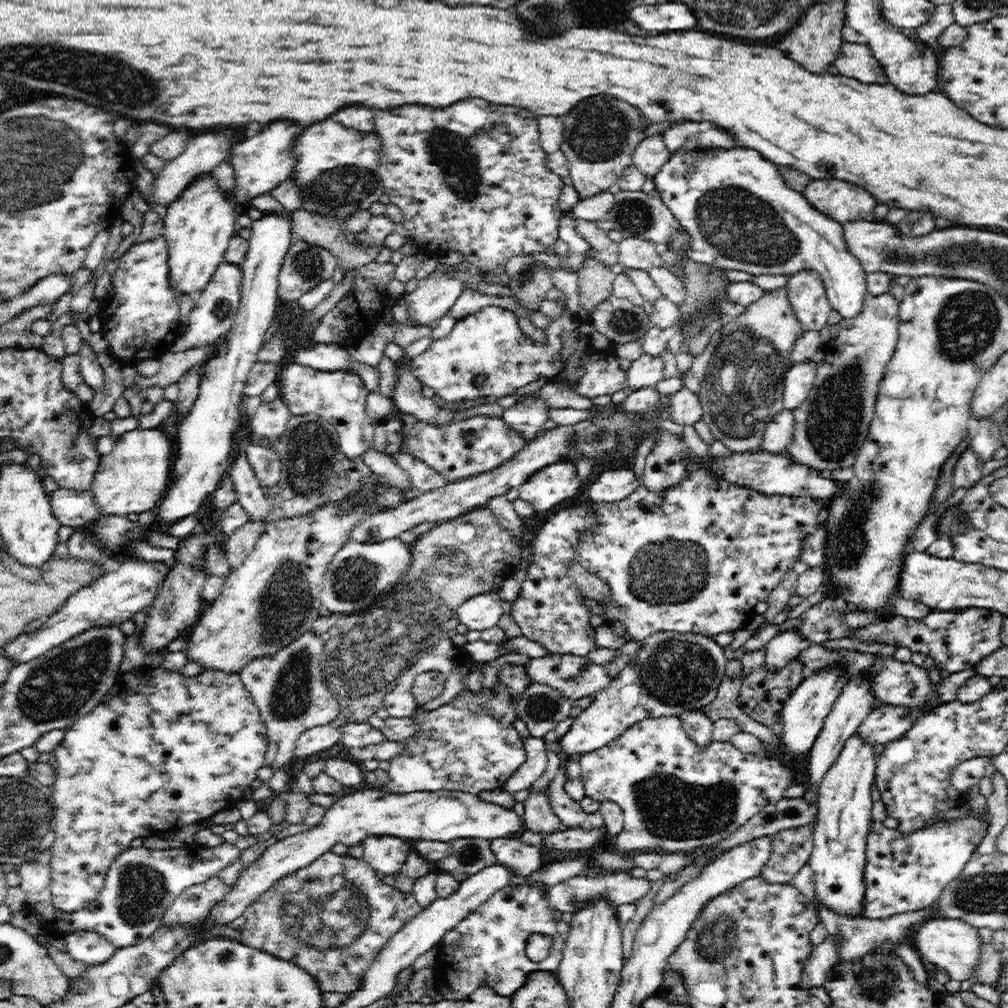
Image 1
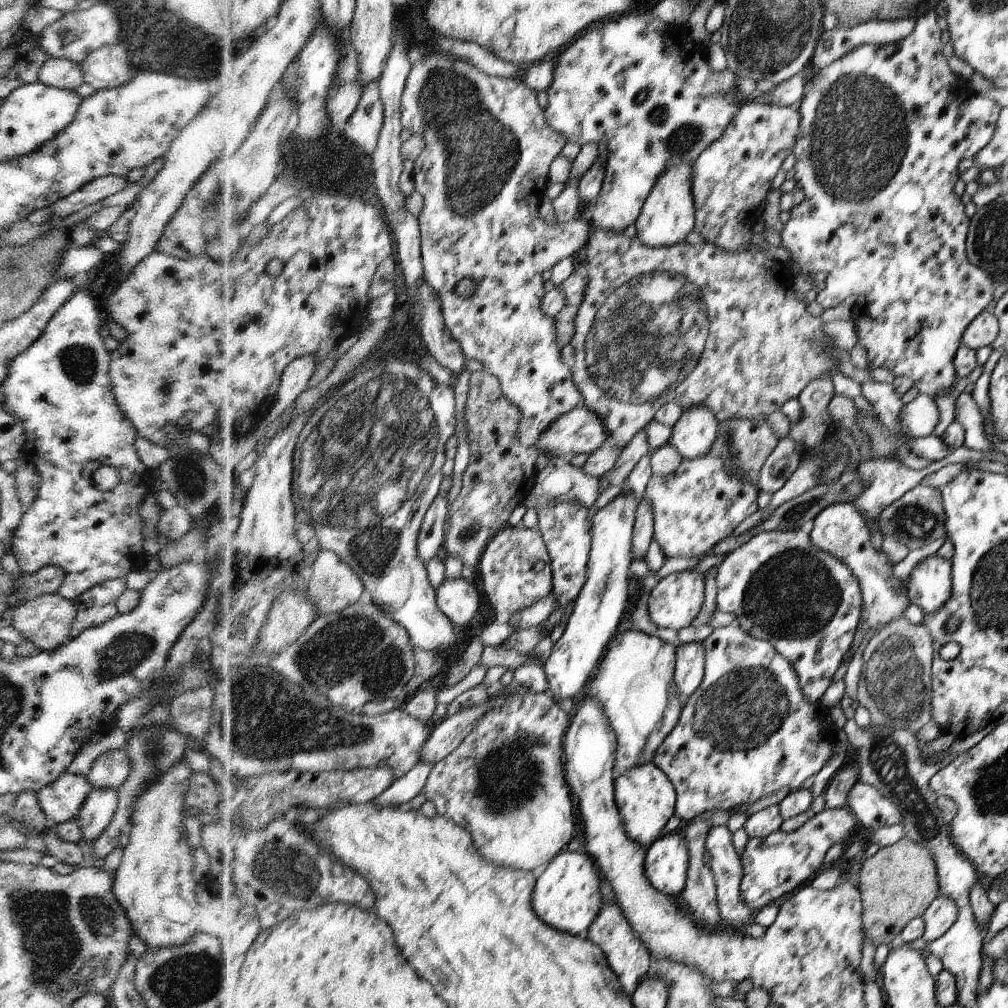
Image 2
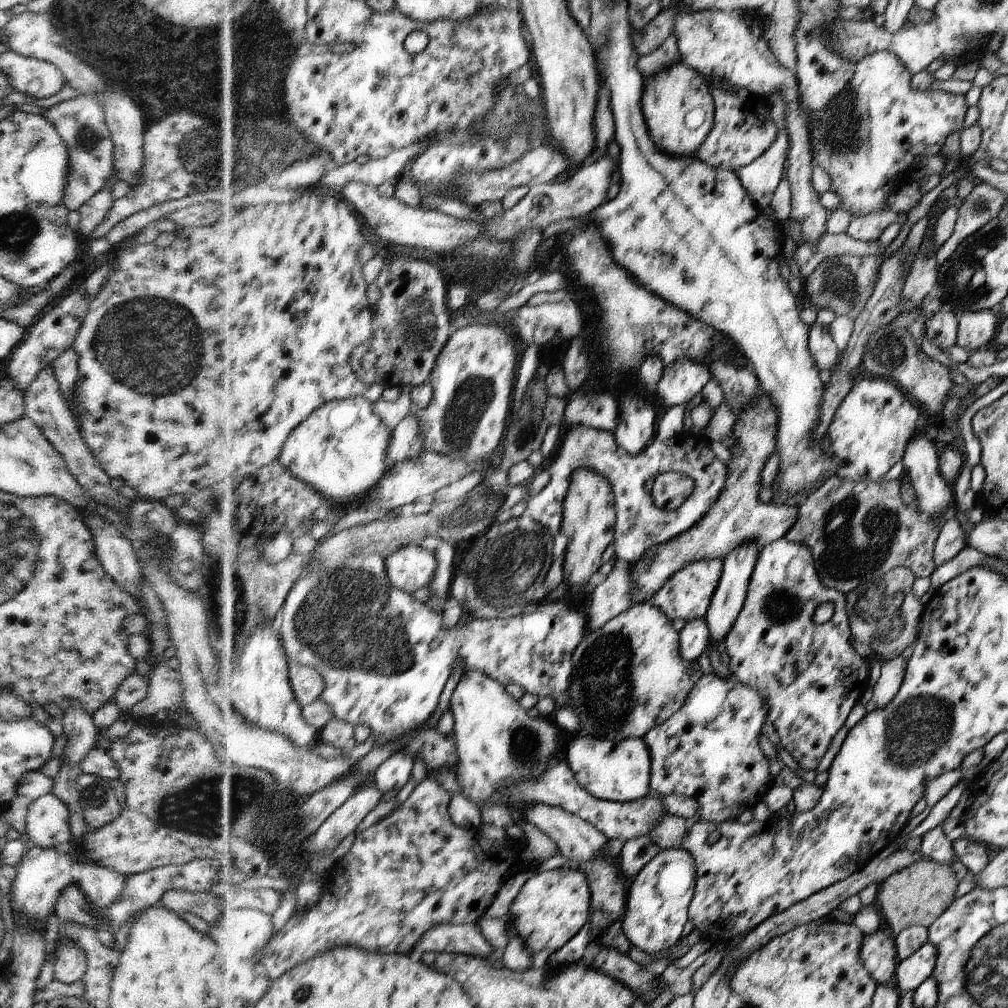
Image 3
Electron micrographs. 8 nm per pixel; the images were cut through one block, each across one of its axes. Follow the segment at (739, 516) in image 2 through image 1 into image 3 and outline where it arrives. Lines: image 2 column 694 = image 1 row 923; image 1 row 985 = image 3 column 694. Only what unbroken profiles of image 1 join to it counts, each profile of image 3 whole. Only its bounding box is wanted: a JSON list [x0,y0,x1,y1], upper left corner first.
[527,425,728,564]

